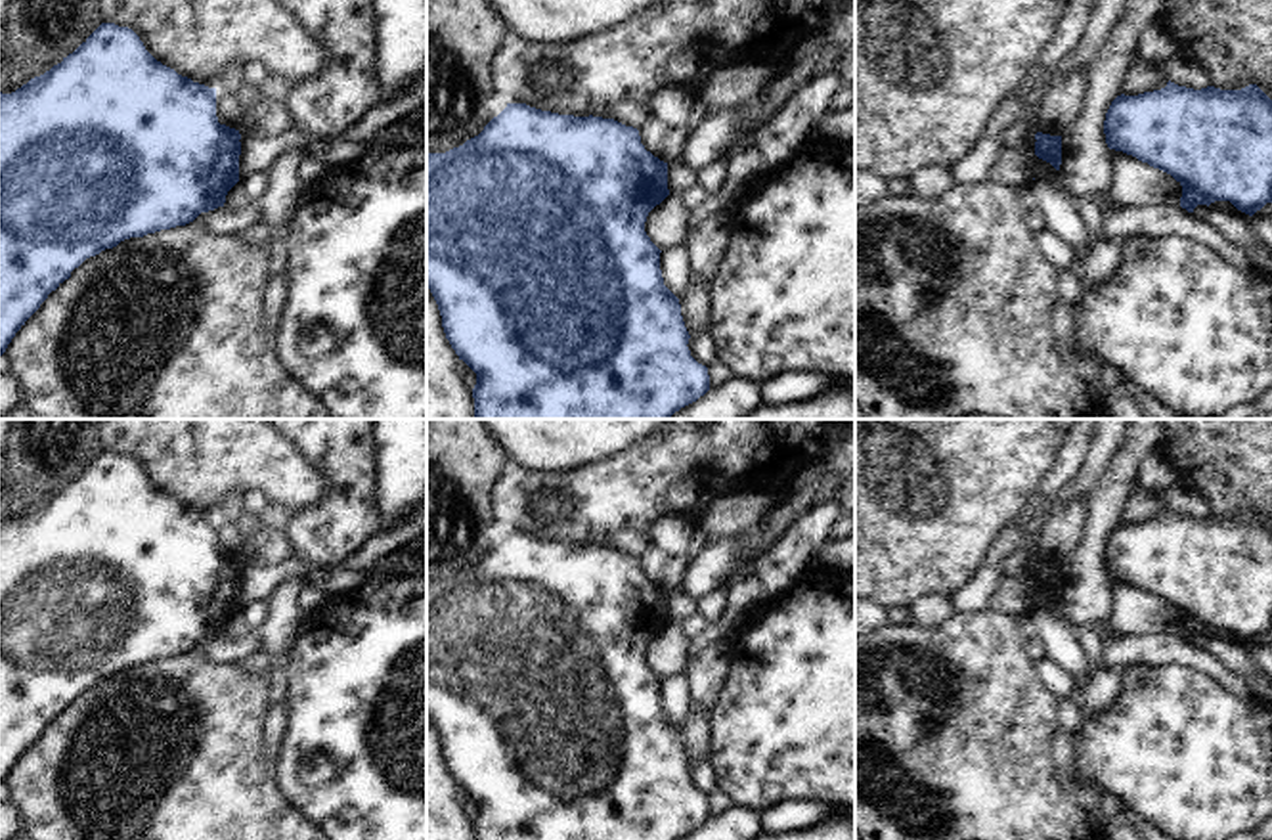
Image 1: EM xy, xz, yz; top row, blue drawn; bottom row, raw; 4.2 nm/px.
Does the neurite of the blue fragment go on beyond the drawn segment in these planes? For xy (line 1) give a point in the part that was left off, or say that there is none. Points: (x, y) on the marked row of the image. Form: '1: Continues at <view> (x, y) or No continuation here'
1: No continuation here

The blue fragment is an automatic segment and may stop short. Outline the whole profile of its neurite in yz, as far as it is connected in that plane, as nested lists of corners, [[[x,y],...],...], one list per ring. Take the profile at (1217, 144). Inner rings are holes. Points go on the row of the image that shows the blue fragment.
[[[1167,82],[1138,96],[1117,96],[1104,121],[1106,144],[1171,174],[1182,186],[1180,207],[1230,201],[1253,216],[1272,203],[1272,99],[1257,86],[1201,90]]]

